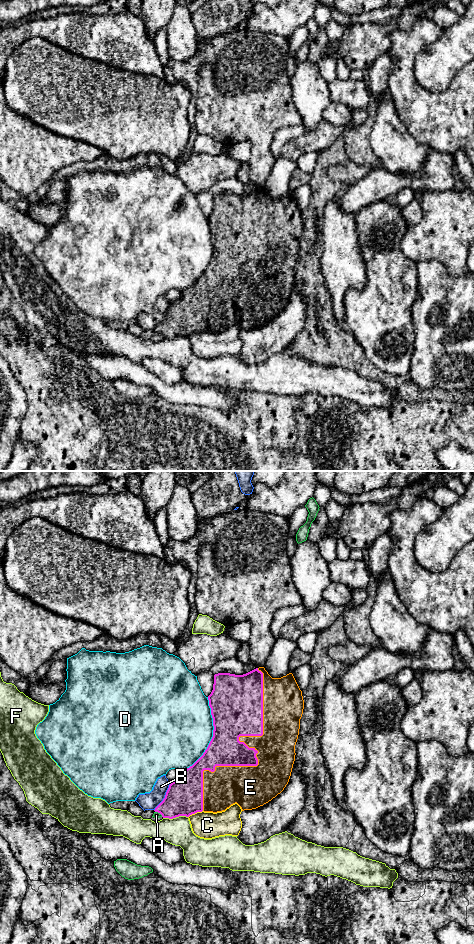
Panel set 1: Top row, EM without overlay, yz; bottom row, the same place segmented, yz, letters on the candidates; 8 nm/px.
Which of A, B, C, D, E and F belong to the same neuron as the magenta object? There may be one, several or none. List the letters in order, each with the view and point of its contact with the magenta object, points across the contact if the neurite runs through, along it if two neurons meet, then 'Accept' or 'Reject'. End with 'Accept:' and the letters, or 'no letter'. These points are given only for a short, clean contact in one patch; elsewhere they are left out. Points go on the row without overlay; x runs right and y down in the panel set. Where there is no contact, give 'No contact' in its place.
A: Touches magenta at yz (159, 332). Reject
B: Touches magenta at yz (165, 317). Reject
C: Touches magenta at yz (195, 332). Reject
D: Touches magenta at yz (213, 256). Reject
E: Touches magenta at yz (256, 270). Accept
F: Touches magenta at yz (175, 337). Reject
Accept: E

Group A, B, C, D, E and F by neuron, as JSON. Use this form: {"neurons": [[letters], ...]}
{"neurons": [["A"], ["B", "F"], ["C"], ["D"], ["E"]]}

